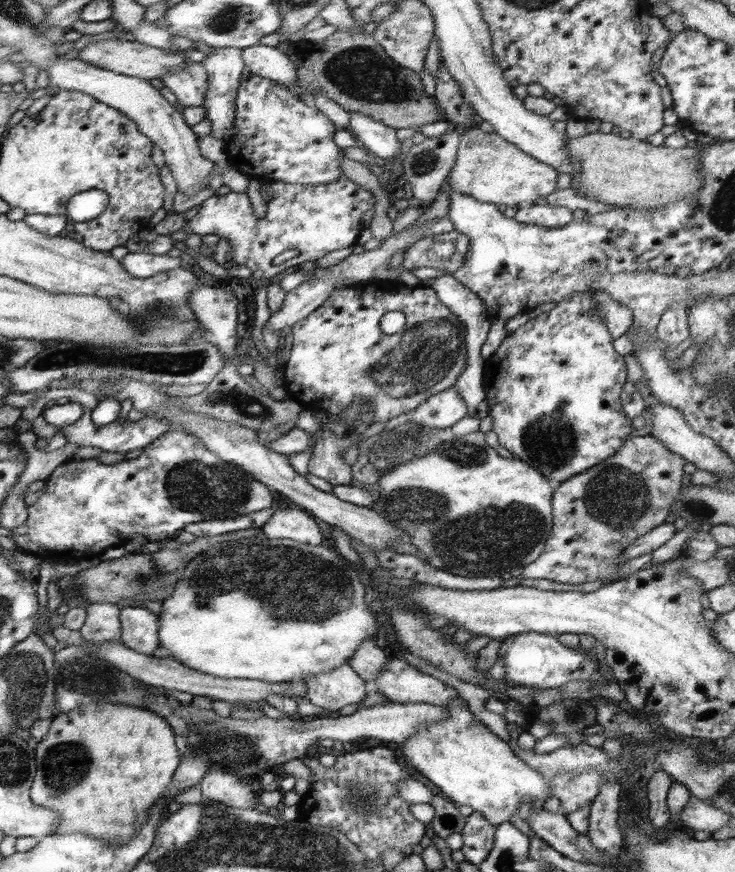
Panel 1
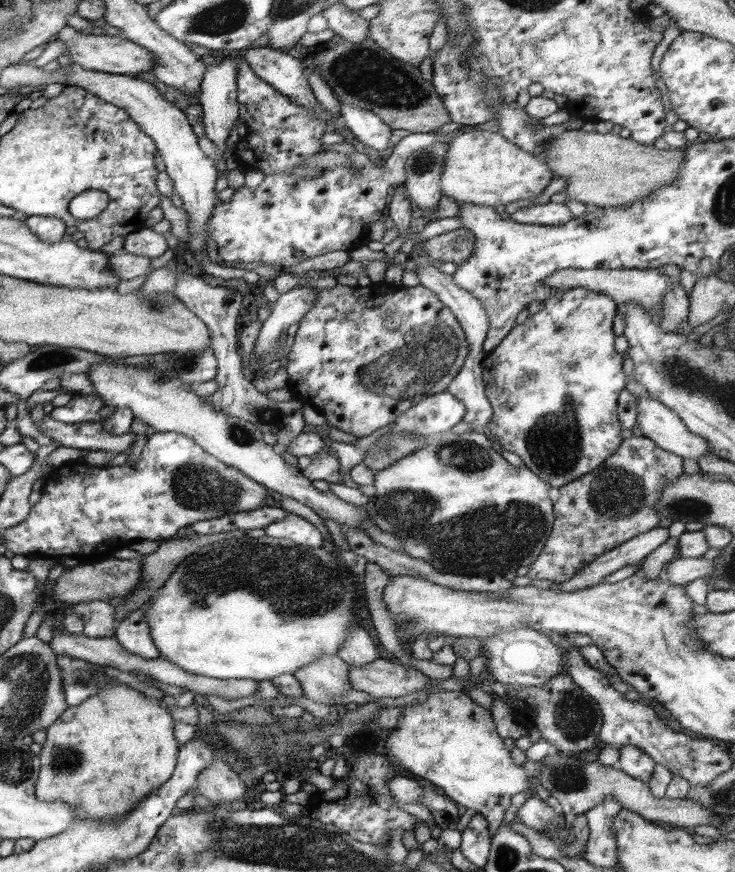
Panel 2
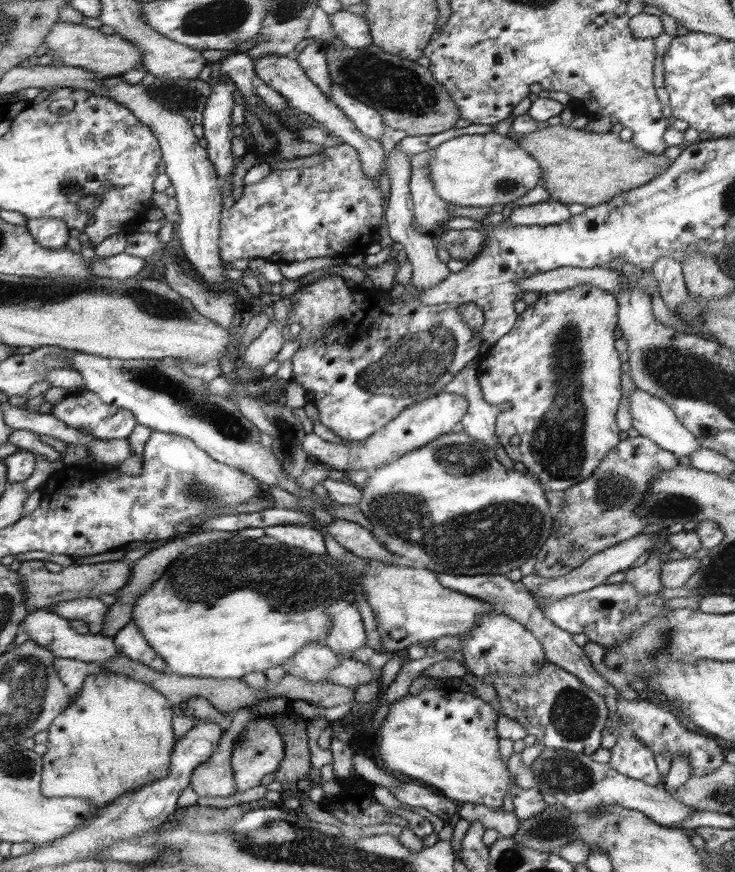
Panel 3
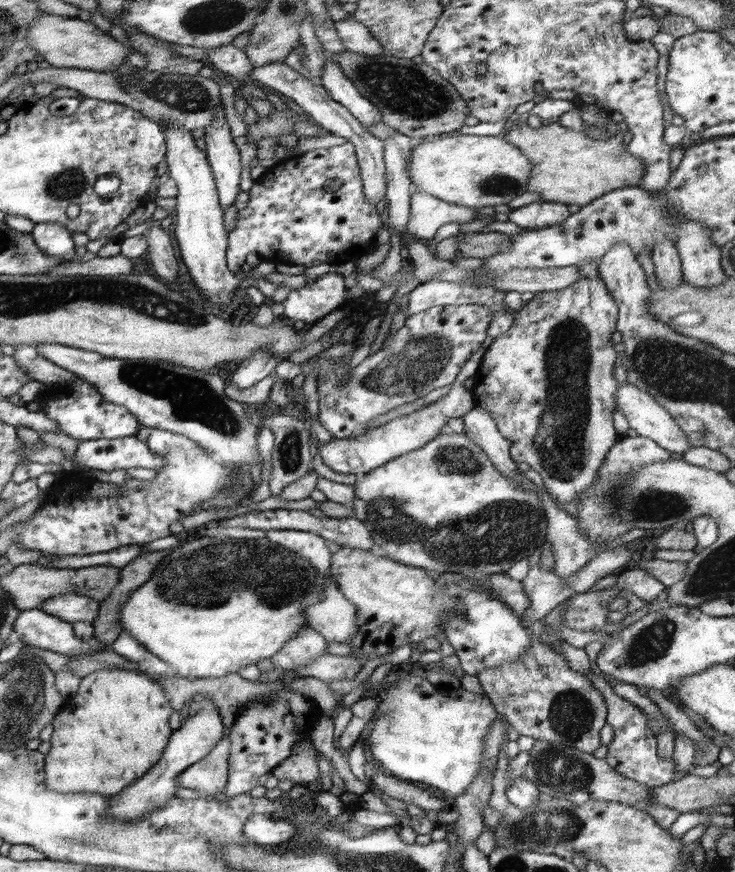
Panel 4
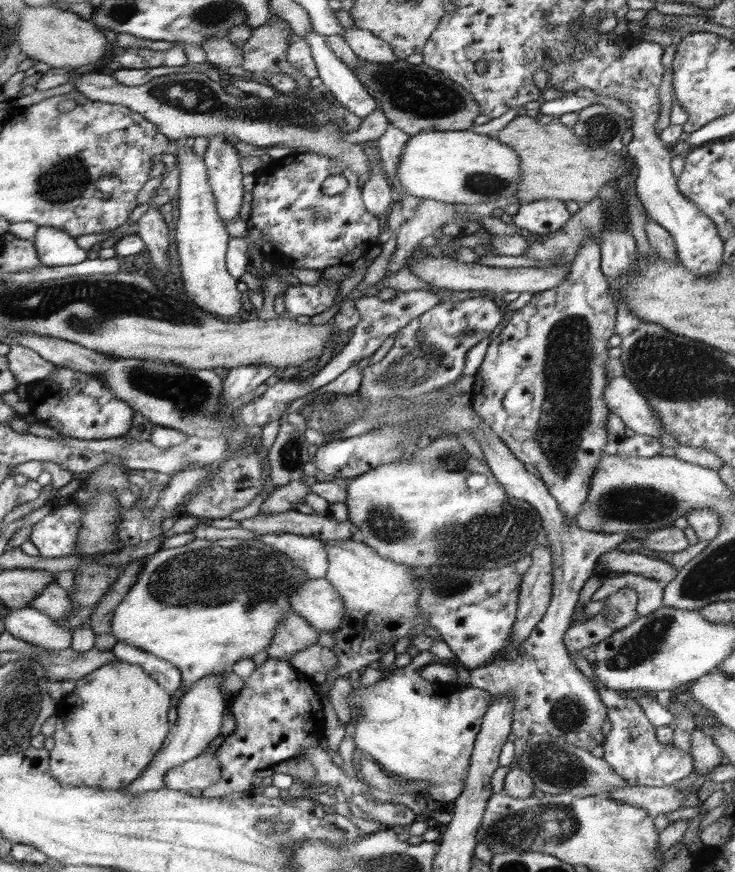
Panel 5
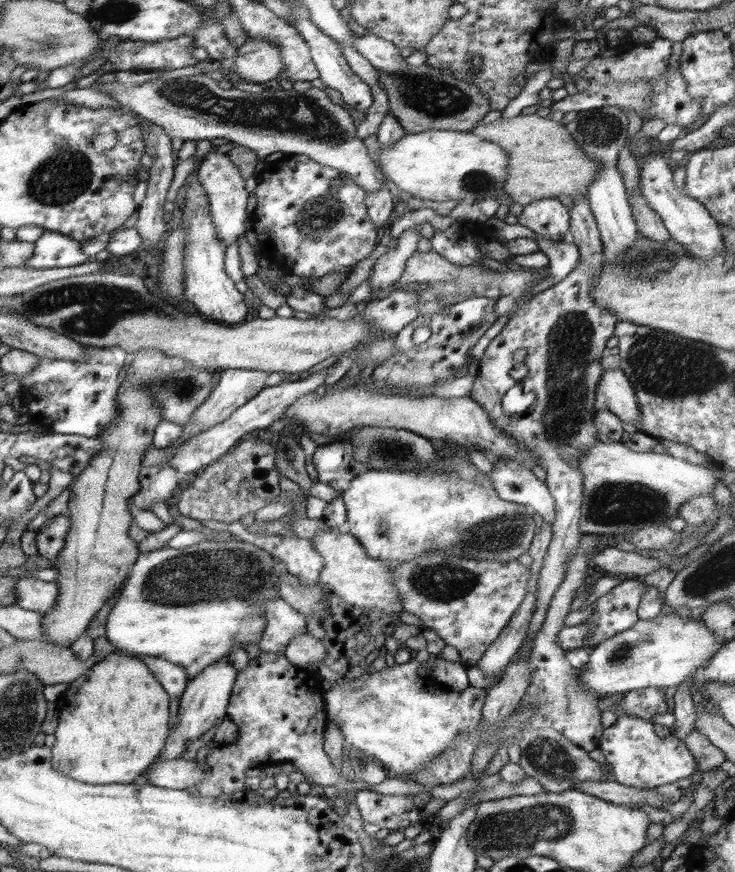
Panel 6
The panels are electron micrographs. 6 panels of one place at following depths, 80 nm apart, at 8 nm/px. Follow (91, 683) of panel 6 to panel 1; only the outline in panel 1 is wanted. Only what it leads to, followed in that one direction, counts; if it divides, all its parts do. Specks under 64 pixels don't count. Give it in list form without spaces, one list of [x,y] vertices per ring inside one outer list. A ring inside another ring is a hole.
[[[92,702],[78,709],[56,714],[52,718],[47,735],[34,749],[35,778],[31,786],[31,798],[36,806],[46,806],[59,816],[55,834],[92,834],[111,846],[119,846],[135,836],[158,798],[167,792],[181,763],[182,754],[174,744],[174,730],[163,715],[140,706],[128,706],[123,702]]]

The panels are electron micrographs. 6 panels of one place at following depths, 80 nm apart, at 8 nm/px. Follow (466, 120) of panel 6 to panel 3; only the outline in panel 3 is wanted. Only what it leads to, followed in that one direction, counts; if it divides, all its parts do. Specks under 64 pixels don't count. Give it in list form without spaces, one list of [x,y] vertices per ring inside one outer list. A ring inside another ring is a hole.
[[[337,37],[332,46],[325,47],[324,53],[330,80],[341,84],[350,96],[356,97],[356,100],[375,108],[380,112],[380,116],[383,116],[384,124],[394,130],[404,130],[408,136],[435,135],[454,127],[460,118],[458,107],[454,104],[452,97],[433,77],[428,67],[424,67],[416,61],[386,53],[374,44],[356,50],[346,46]]]

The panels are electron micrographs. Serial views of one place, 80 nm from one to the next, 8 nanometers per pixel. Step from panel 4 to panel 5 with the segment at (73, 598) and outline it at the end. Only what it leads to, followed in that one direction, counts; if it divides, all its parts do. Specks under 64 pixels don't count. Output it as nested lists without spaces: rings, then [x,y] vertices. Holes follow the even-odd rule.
[[[53,582],[28,607],[35,608],[54,620],[60,620],[73,610],[73,600],[68,591],[60,587],[57,582]]]

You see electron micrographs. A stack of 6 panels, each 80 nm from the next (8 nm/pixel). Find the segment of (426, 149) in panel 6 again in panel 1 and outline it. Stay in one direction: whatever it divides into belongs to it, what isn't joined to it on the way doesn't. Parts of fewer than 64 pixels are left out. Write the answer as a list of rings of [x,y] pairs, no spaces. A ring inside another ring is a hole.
[[[471,125],[461,136],[456,160],[448,177],[448,186],[452,192],[476,198],[483,203],[529,206],[545,200],[548,194],[558,190],[559,172],[548,164],[532,158],[514,144],[504,140],[499,134],[483,132],[477,125]]]

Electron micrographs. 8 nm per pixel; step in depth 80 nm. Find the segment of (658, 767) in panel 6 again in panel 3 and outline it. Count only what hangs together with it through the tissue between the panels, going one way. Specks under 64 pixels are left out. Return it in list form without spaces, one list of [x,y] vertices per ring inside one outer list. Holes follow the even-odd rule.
[[[623,722],[619,724],[617,743],[610,750],[609,765],[620,774],[625,774],[634,780],[647,782],[649,785],[658,785],[660,784],[659,780],[664,779],[664,776],[661,776],[661,772],[658,770],[655,754],[643,742],[637,740],[627,728],[623,728]]]

